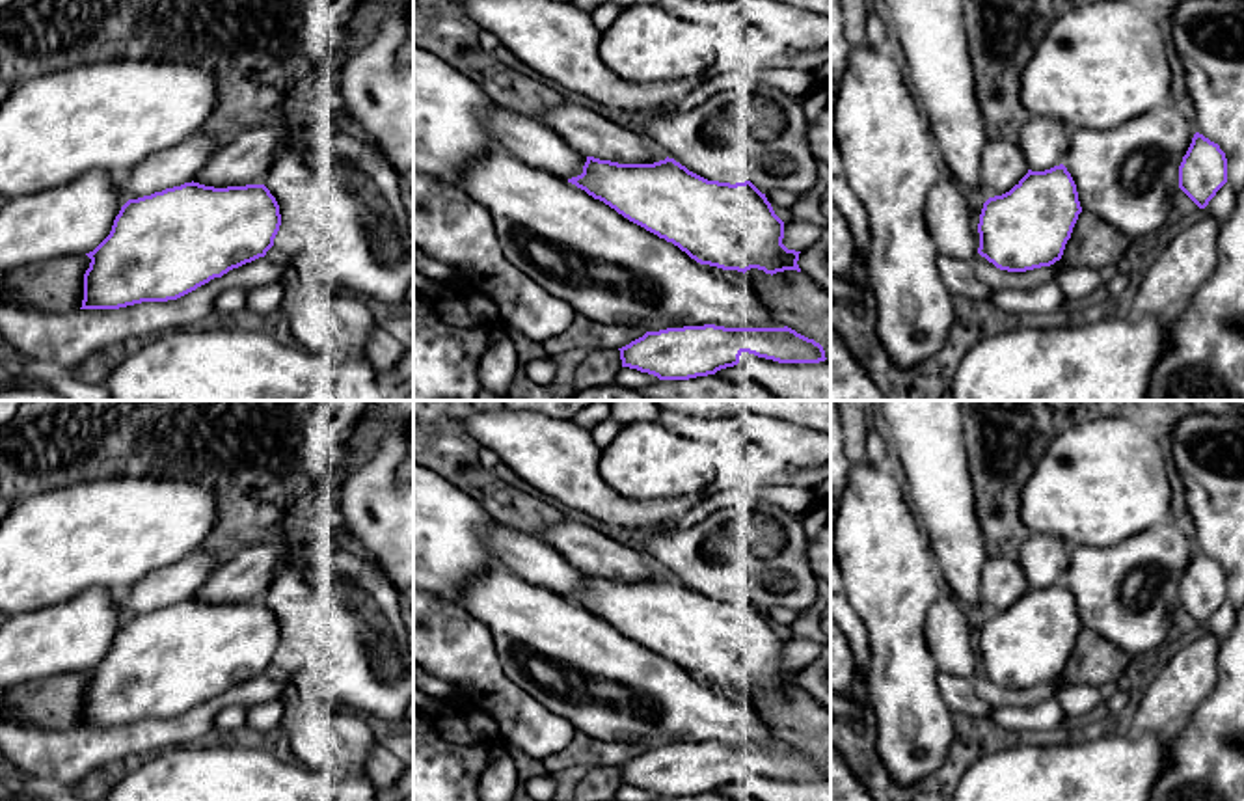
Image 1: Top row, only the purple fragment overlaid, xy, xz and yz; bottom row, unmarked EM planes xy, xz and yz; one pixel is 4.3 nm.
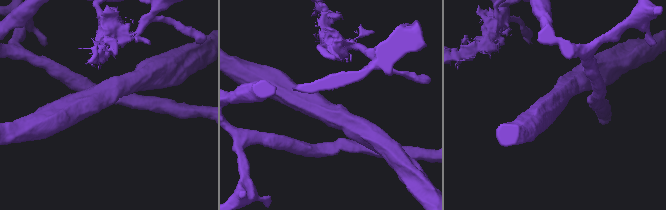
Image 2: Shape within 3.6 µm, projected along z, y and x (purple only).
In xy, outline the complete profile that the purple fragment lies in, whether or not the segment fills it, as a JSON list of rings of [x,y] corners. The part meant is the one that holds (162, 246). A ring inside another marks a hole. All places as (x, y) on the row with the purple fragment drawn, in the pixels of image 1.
[[[184,183],[128,199],[110,235],[89,253],[80,309],[119,309],[177,300],[233,268],[264,257],[281,225],[279,205],[264,184],[214,188]]]

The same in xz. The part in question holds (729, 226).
[[[587,156],[583,173],[568,183],[700,265],[801,272],[801,251],[782,244],[784,222],[750,181],[708,181],[669,156],[654,164]]]

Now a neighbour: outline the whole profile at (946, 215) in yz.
[[[939,175],[924,203],[924,218],[939,255],[974,261],[978,257],[976,231],[959,183]]]

